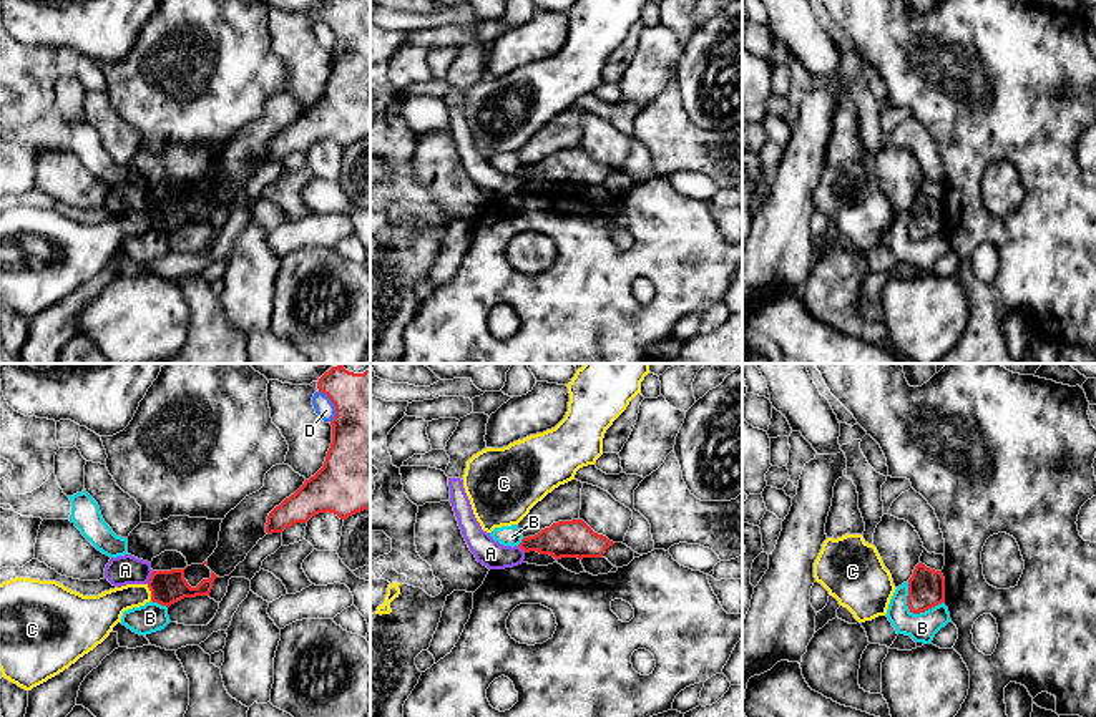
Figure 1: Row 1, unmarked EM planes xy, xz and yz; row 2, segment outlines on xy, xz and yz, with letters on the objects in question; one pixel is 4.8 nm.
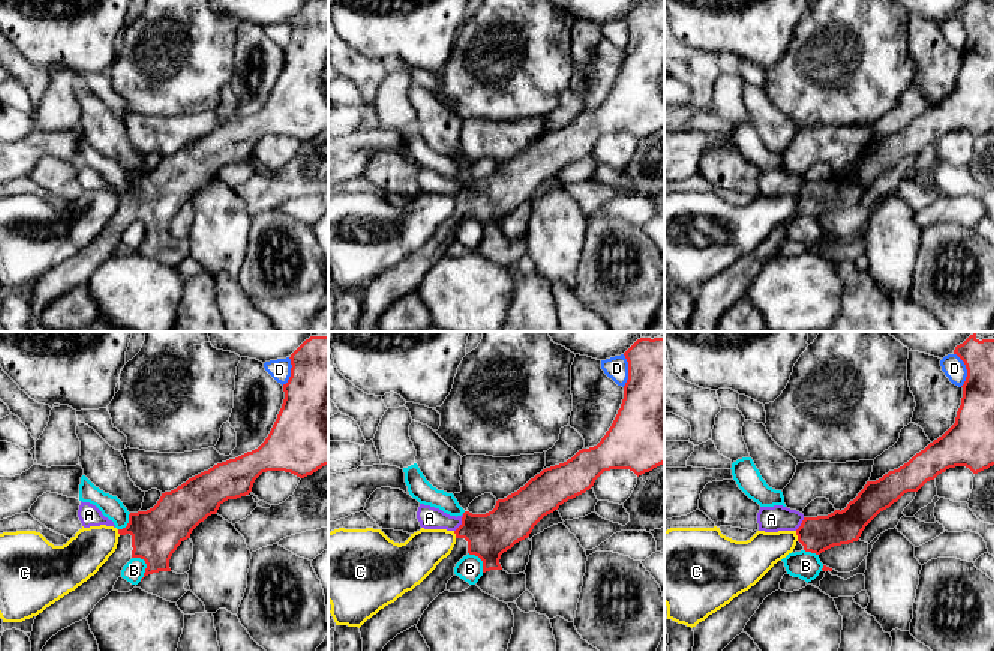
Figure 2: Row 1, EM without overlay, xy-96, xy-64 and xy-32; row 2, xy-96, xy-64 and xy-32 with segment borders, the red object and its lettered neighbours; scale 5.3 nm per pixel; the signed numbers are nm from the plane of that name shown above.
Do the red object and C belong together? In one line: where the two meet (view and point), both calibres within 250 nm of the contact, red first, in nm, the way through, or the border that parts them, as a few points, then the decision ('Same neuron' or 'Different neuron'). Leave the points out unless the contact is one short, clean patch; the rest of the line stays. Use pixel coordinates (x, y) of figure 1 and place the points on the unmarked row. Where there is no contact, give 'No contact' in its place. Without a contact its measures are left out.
Touches red at xy (151, 221). Thickness 160 nm (red) against 170 nm. Boundary: xy (146, 213), (151, 228). Different neuron

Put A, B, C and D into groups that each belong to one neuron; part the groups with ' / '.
A / B / C / D

